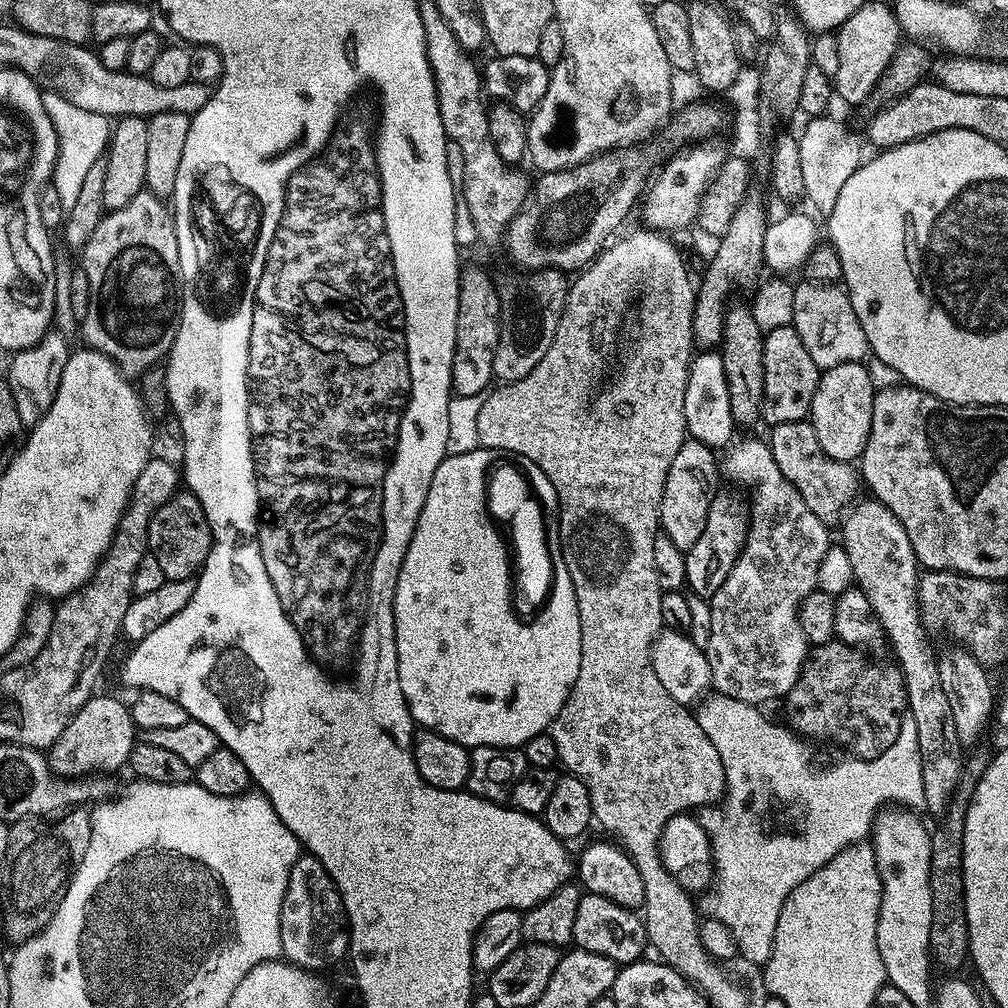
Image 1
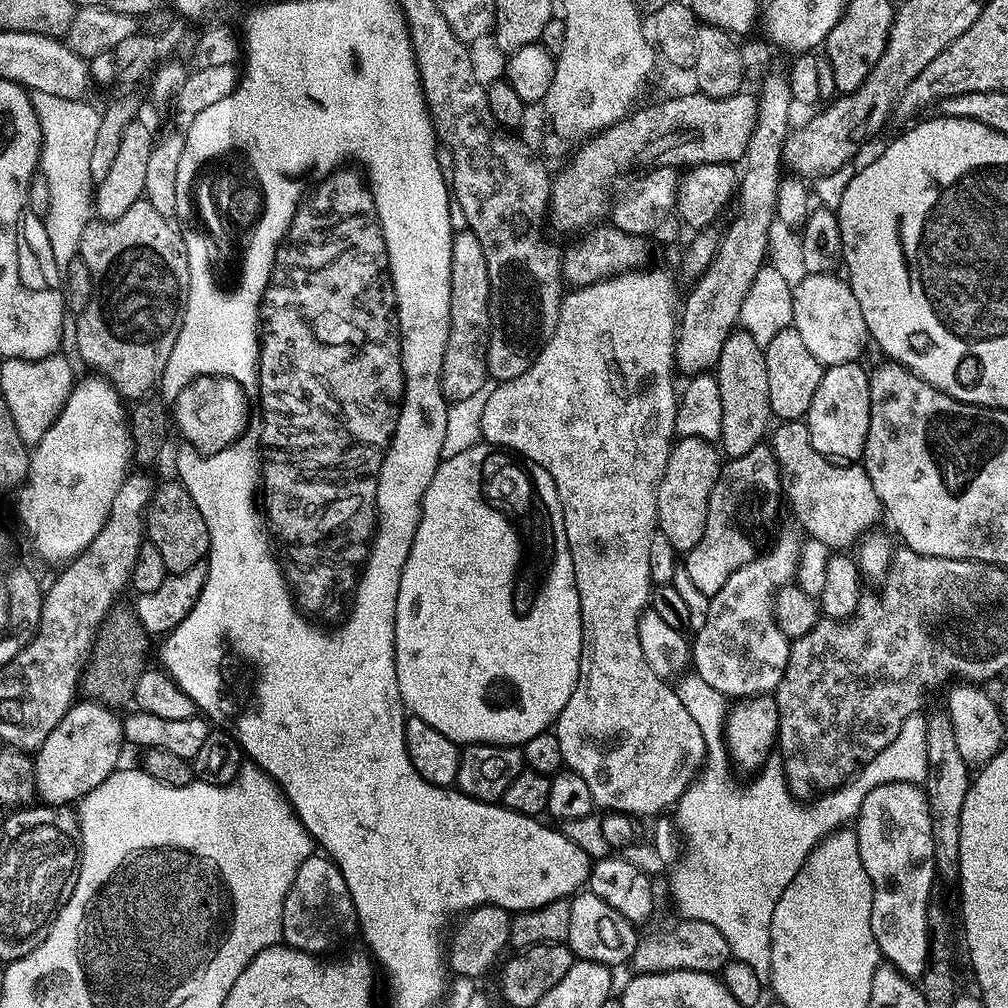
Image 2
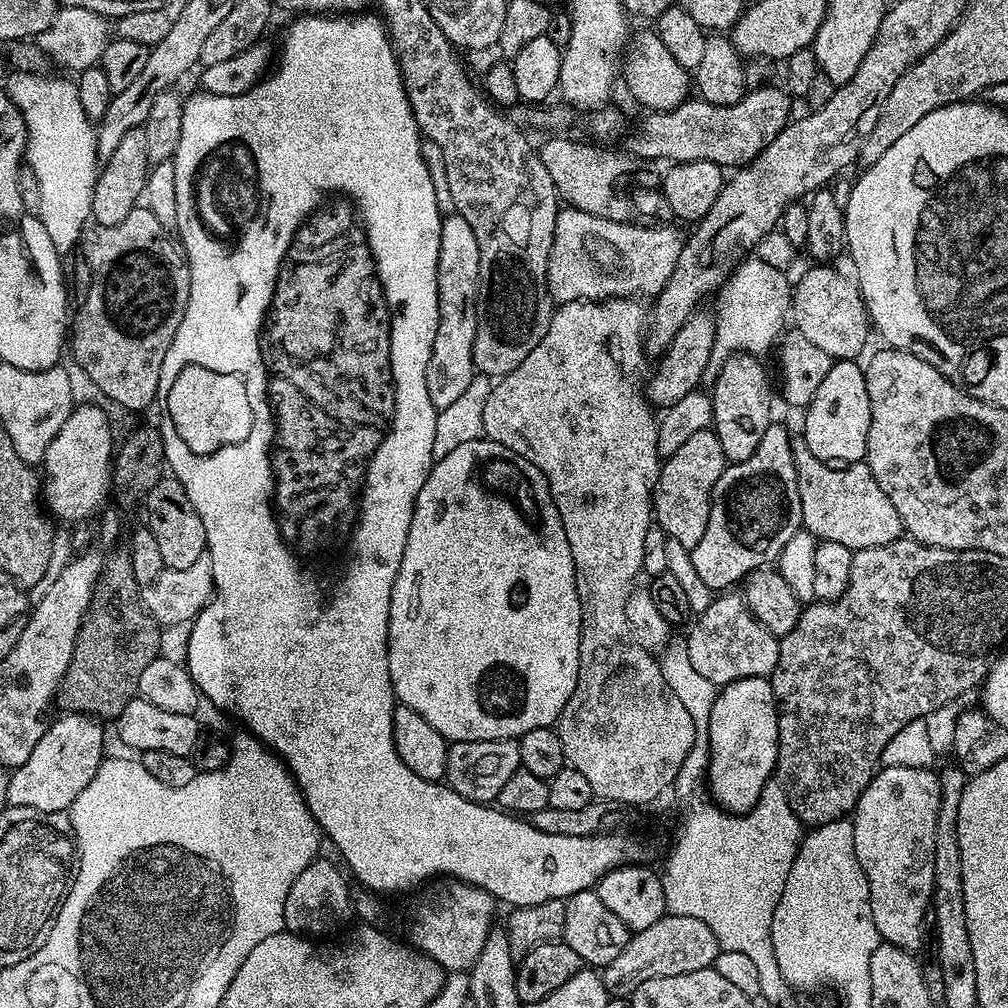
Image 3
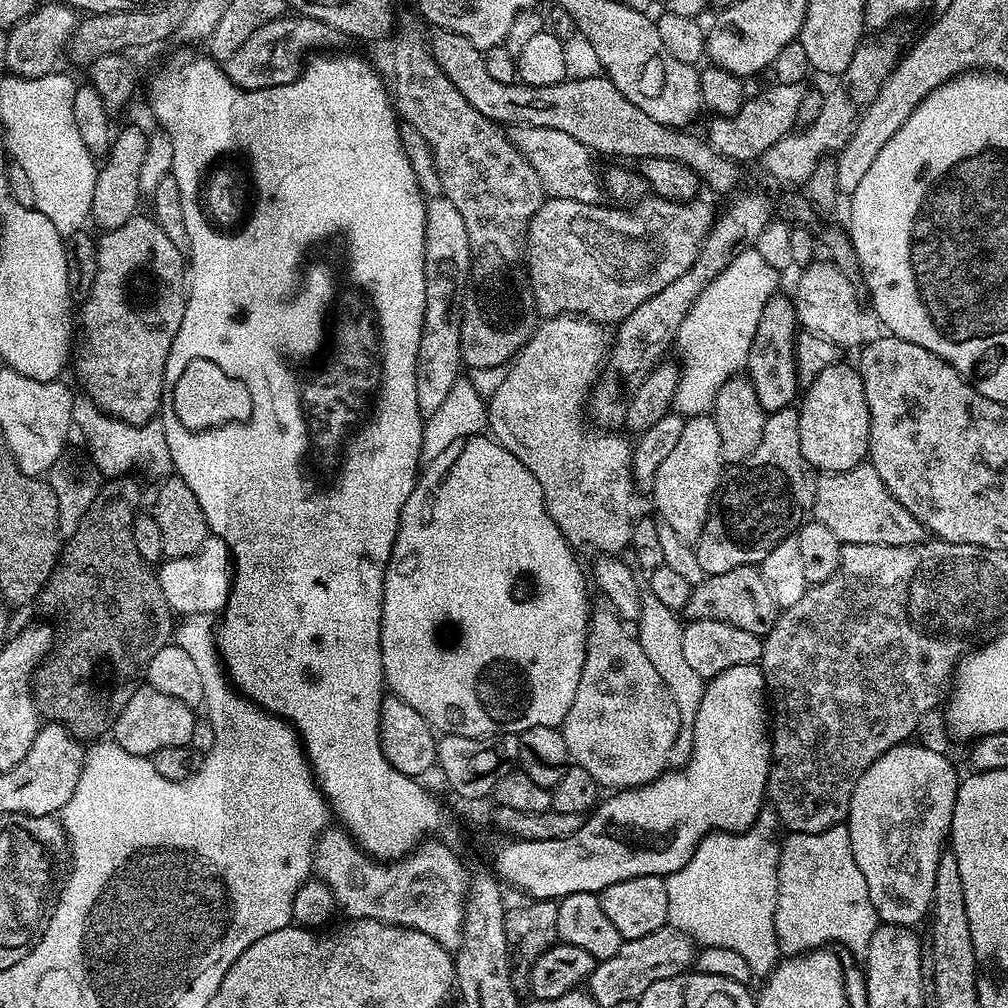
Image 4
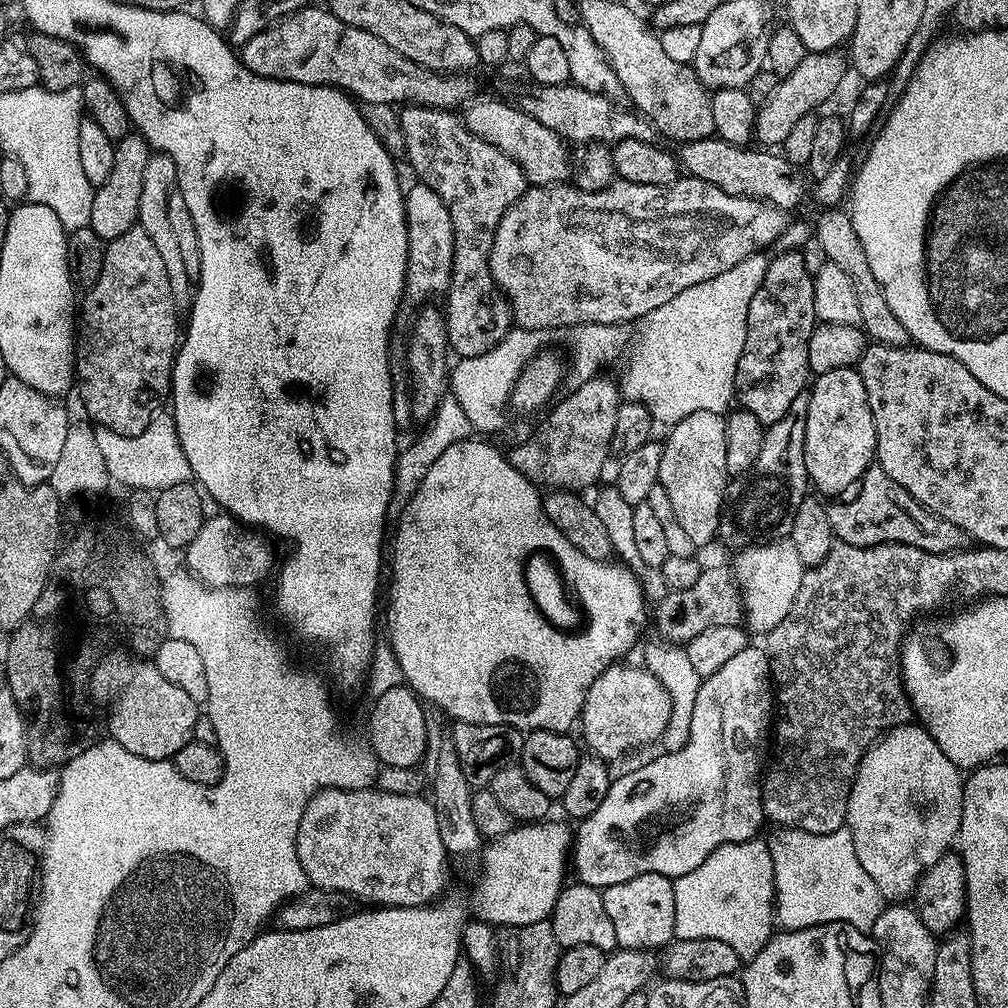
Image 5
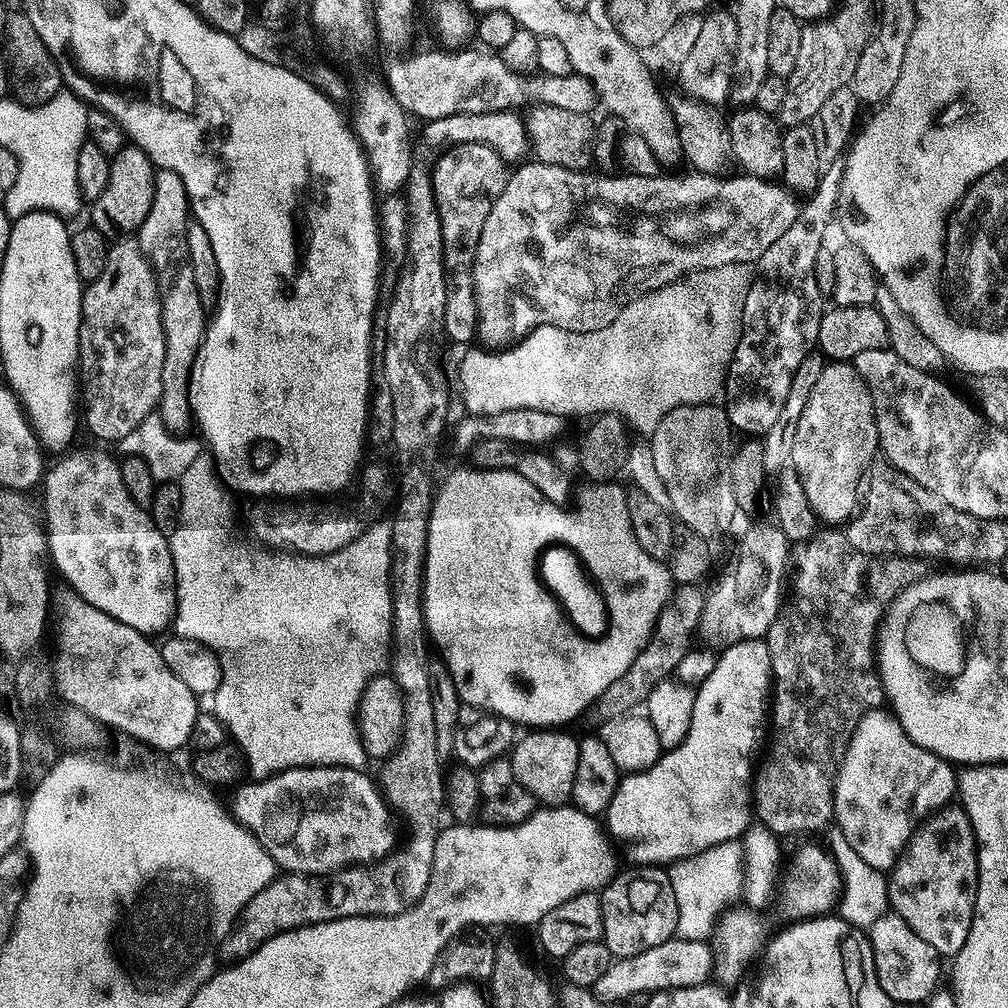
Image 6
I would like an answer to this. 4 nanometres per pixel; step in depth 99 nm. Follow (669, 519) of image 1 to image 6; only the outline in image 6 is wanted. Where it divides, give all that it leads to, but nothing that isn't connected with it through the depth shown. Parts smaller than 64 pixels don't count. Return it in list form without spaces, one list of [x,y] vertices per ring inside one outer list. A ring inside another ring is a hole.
[[[716,402],[678,406],[650,434],[654,466],[670,494],[671,515],[694,534],[705,538],[730,531],[738,515],[734,486],[730,486],[732,436],[732,424]]]

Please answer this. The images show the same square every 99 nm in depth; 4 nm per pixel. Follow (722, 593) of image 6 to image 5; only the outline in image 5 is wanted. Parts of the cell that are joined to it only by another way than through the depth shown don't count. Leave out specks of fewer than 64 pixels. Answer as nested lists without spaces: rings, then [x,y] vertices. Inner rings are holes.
[[[790,538],[769,540],[762,544],[753,544],[751,548],[742,548],[735,553],[736,561],[730,564],[740,588],[740,600],[744,603],[743,623],[749,633],[766,634],[790,614],[794,598],[798,598],[798,586],[802,586],[805,566],[802,558]]]

